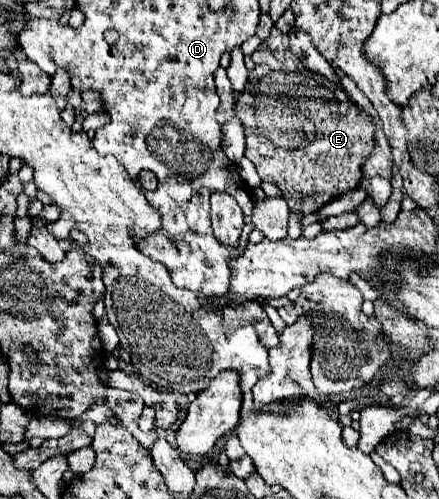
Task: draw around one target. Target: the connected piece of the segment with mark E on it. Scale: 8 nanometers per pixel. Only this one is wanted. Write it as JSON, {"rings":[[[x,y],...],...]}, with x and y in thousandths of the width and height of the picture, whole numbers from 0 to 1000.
{"rings":[[[622,54],[617,70],[595,82],[572,118],[581,138],[567,146],[563,174],[535,214],[535,226],[558,259],[558,315],[581,327],[595,363],[636,371],[658,419],[686,431],[718,427],[763,395],[813,379],[822,367],[822,331],[850,303],[850,234],[818,222],[745,154],[695,138],[658,102],[654,66],[640,66],[631,54]]]}

